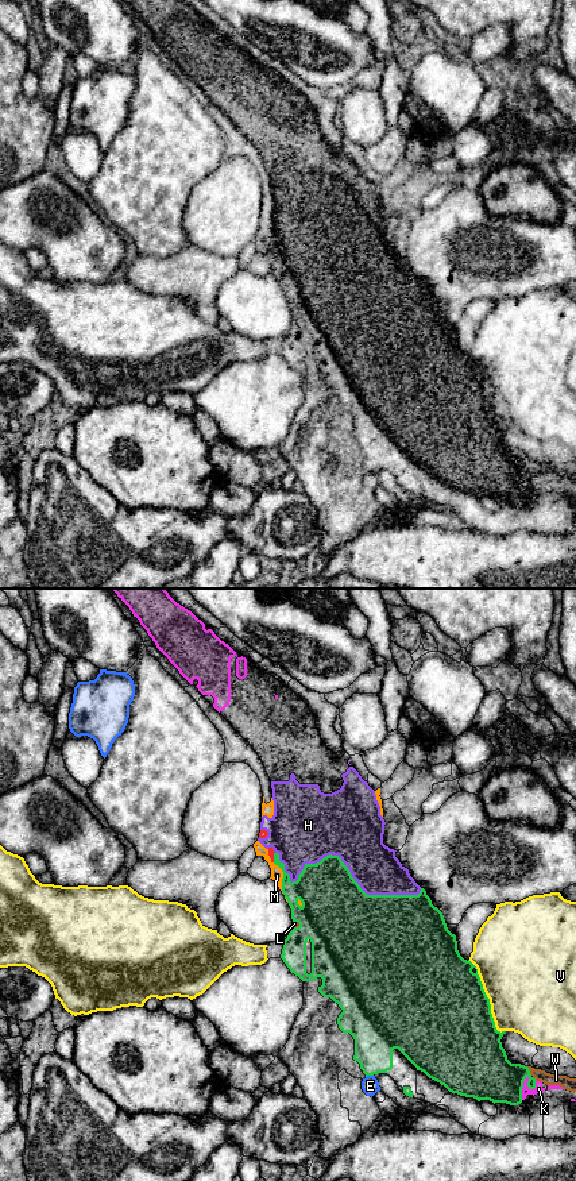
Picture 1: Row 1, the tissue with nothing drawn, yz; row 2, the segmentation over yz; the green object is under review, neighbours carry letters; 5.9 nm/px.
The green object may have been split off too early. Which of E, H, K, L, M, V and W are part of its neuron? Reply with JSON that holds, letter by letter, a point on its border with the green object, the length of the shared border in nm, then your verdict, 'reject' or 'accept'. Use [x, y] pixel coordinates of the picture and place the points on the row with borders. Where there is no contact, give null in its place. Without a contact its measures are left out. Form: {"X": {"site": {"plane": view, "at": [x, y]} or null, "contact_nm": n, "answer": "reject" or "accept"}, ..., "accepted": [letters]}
{"E": {"site": {"plane": "yz", "at": [368, 1075]}, "contact_nm": 50, "answer": "reject"}, "H": {"site": {"plane": "yz", "at": [341, 861]}, "contact_nm": 900, "answer": "accept"}, "K": {"site": {"plane": "yz", "at": [524, 1080]}, "contact_nm": 150, "answer": "accept"}, "L": {"site": {"plane": "yz", "at": [296, 927]}, "contact_nm": 60, "answer": "accept"}, "M": {"site": {"plane": "yz", "at": [283, 877]}, "contact_nm": 200, "answer": "accept"}, "V": {"site": {"plane": "yz", "at": [486, 996]}, "contact_nm": 480, "answer": "reject"}, "W": {"site": {"plane": "yz", "at": [529, 1073]}, "contact_nm": 100, "answer": "reject"}, "accepted": ["H", "K", "L", "M"]}

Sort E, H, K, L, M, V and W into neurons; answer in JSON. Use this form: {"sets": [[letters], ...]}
{"sets": [["E"], ["H", "K", "L", "M"], ["V"], ["W"]]}

